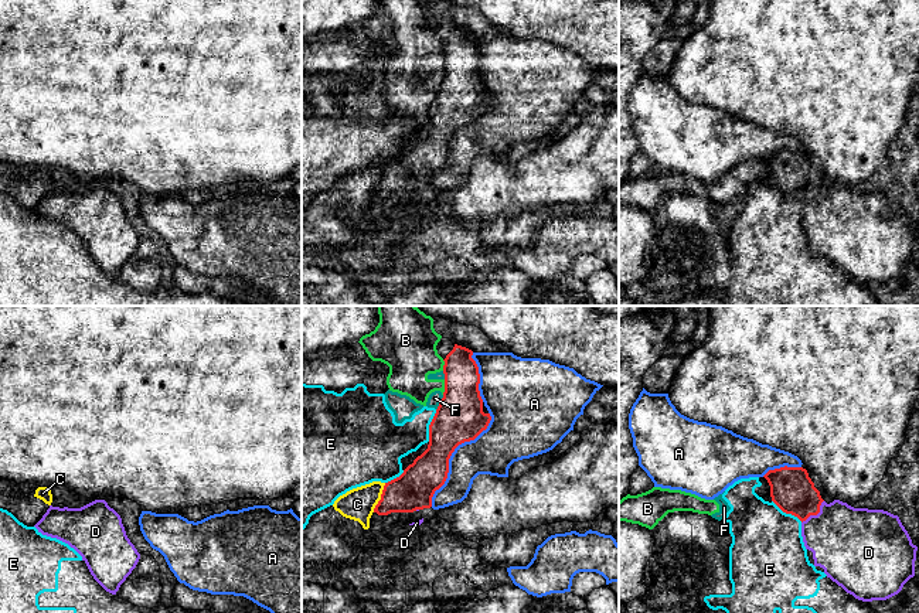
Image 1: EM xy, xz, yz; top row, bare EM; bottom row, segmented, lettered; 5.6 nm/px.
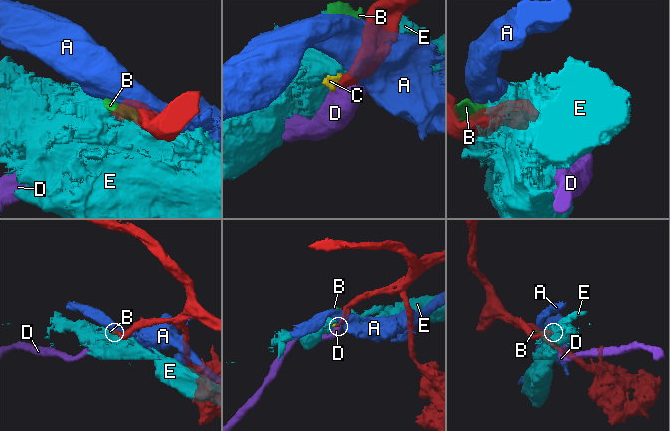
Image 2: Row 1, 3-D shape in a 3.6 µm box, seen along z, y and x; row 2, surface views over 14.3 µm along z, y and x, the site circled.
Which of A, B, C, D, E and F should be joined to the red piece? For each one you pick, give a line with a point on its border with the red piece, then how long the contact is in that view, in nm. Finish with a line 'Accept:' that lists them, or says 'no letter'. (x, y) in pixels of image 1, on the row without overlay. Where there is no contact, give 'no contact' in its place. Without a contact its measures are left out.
D: contact yz (816, 197); length 180 nm
Accept: D

